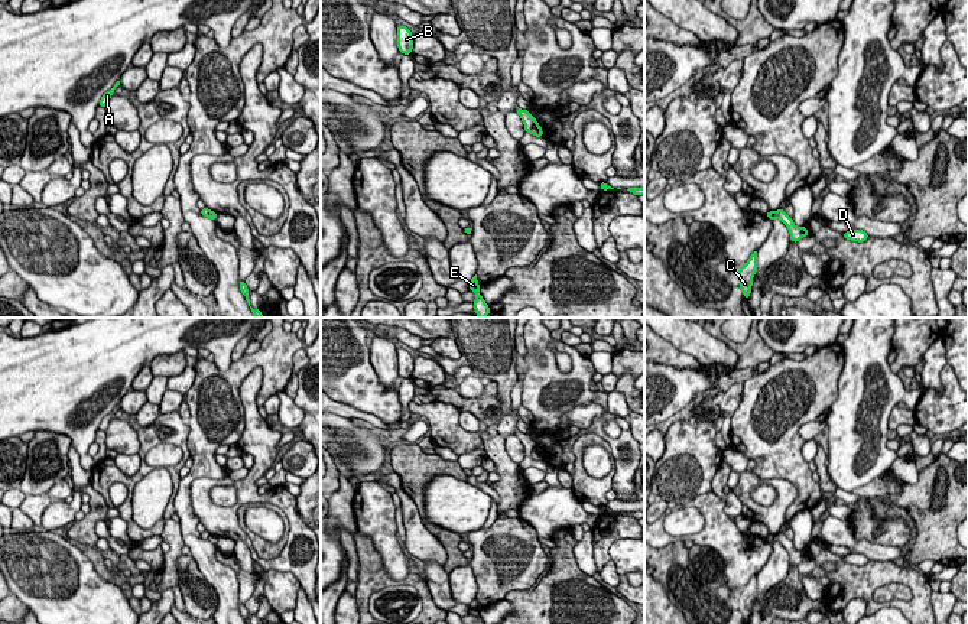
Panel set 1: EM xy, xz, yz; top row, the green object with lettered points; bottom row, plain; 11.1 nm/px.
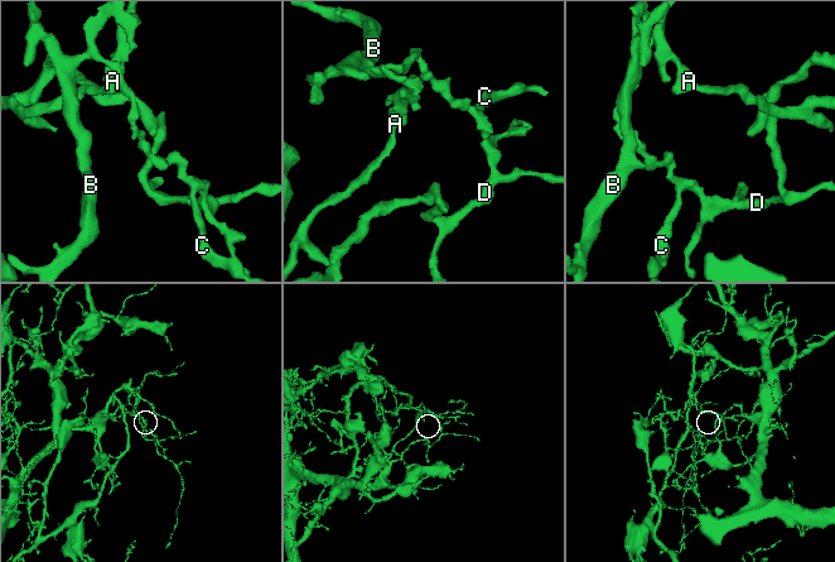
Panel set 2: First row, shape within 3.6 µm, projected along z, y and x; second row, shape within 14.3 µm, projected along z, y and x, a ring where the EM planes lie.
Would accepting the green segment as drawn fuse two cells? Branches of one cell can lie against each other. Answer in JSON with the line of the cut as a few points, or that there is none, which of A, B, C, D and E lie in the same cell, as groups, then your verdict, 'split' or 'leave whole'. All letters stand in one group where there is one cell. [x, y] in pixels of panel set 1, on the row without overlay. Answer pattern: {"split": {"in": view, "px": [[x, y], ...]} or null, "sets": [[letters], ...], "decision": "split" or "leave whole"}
{"split": {"in": "xz", "px": [[535, 445], [529, 455]]}, "sets": [["A", "D", "E"], ["B", "C"]], "decision": "split"}

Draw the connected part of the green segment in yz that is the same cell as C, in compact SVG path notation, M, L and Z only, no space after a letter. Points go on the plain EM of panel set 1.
M754 575L747 586L738 592L738 611L743 614L746 623L750 621L751 610L753 610L753 599L757 595L757 575Z

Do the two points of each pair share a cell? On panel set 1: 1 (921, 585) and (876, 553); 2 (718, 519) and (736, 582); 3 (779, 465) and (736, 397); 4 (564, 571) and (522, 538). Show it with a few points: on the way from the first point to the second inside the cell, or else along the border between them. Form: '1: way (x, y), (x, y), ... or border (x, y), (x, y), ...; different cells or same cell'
1: border (870, 559), (893, 562); different cells
2: way (723, 535), (736, 551), (736, 566); same cell
3: border (743, 383), (743, 399), (730, 415); different cells
4: border (549, 555), (551, 565), (548, 571); different cells

